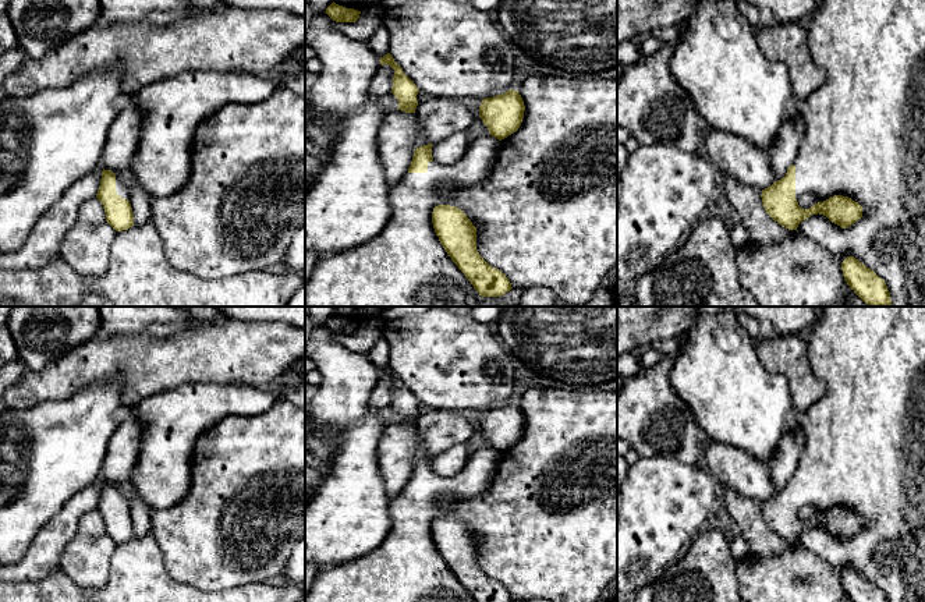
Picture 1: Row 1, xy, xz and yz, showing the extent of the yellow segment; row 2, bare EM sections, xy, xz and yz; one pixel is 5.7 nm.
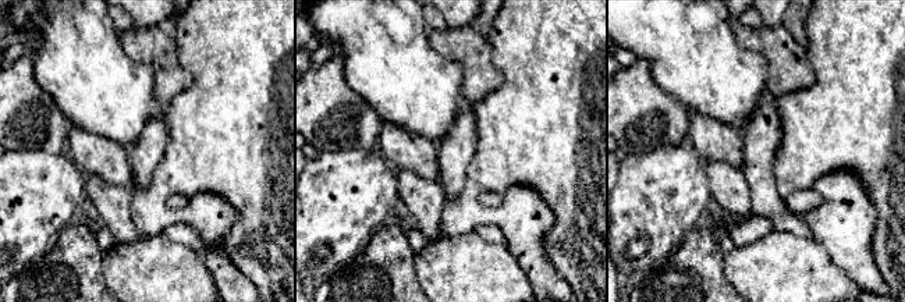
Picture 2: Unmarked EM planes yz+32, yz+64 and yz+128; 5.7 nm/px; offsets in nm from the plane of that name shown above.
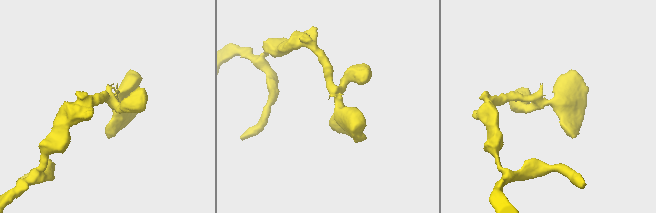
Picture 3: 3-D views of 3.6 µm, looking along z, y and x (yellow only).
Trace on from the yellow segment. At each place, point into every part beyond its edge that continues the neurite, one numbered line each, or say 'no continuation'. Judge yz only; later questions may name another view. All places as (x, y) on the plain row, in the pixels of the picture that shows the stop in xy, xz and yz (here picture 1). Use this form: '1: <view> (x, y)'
1: yz (861, 446)

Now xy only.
1: xy (149, 457)

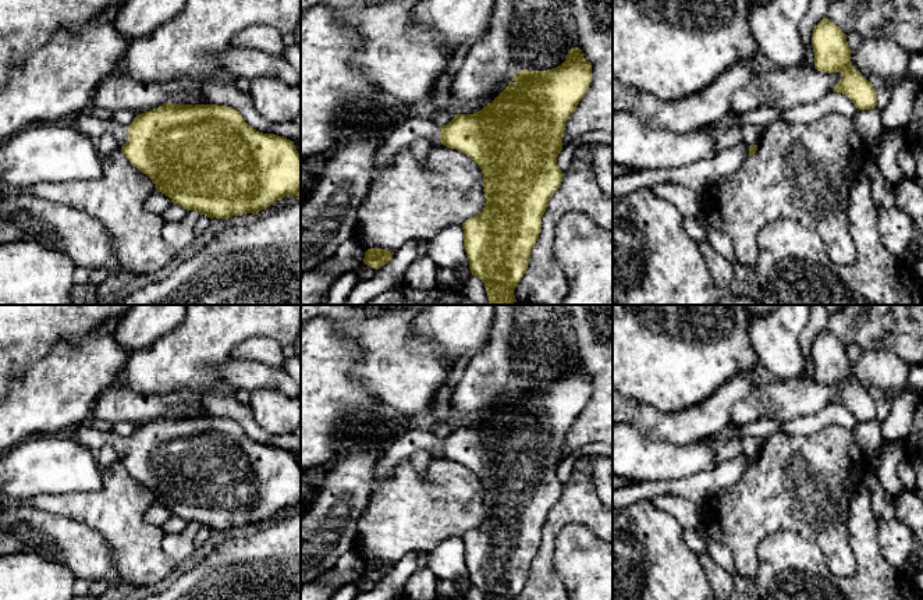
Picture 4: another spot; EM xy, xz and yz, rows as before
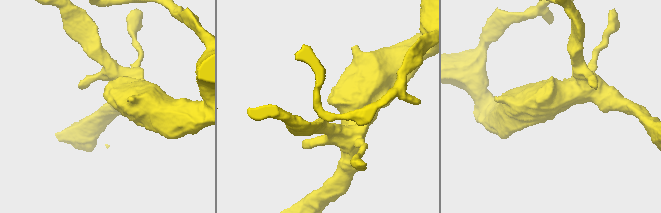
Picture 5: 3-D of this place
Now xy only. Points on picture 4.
1: xy (93, 439)

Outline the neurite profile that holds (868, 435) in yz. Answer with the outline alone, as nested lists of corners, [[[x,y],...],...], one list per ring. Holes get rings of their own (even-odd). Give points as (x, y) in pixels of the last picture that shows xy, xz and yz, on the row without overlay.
[[[874,419],[871,422],[860,422],[852,429],[858,447],[870,458],[881,445],[881,423]]]

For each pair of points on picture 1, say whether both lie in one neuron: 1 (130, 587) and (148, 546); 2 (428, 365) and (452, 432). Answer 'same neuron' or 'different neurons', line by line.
1: same neuron
2: different neurons

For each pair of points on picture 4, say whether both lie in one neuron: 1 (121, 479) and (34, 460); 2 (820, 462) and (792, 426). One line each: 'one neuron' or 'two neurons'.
1: two neurons
2: two neurons

